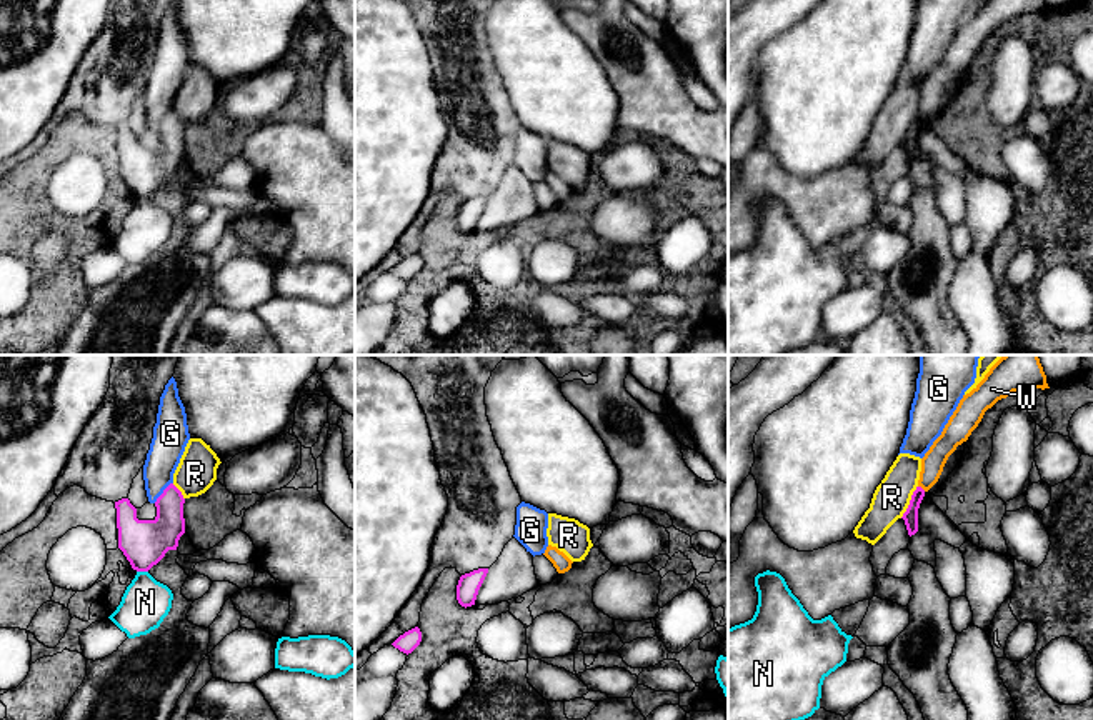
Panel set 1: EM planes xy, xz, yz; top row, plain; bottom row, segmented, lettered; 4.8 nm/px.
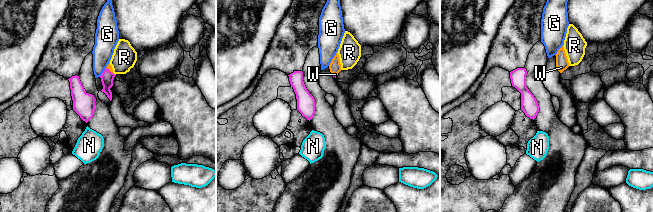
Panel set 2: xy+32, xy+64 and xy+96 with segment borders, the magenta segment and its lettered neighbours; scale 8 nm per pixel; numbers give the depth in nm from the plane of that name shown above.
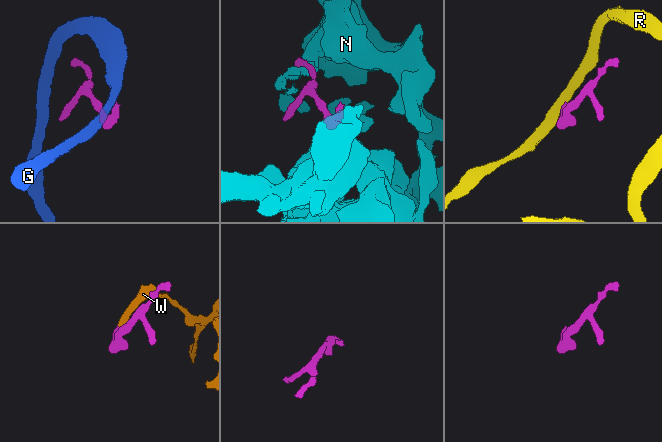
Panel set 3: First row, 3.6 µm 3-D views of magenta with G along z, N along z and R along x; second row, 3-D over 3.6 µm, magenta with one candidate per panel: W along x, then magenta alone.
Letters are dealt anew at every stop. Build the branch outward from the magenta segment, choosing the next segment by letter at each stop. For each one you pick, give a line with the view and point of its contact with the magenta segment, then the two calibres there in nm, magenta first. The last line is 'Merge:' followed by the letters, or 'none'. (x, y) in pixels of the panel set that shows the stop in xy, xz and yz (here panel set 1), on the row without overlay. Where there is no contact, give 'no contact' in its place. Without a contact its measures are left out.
W: yz (920, 114) | 70/110 nm
Merge: W

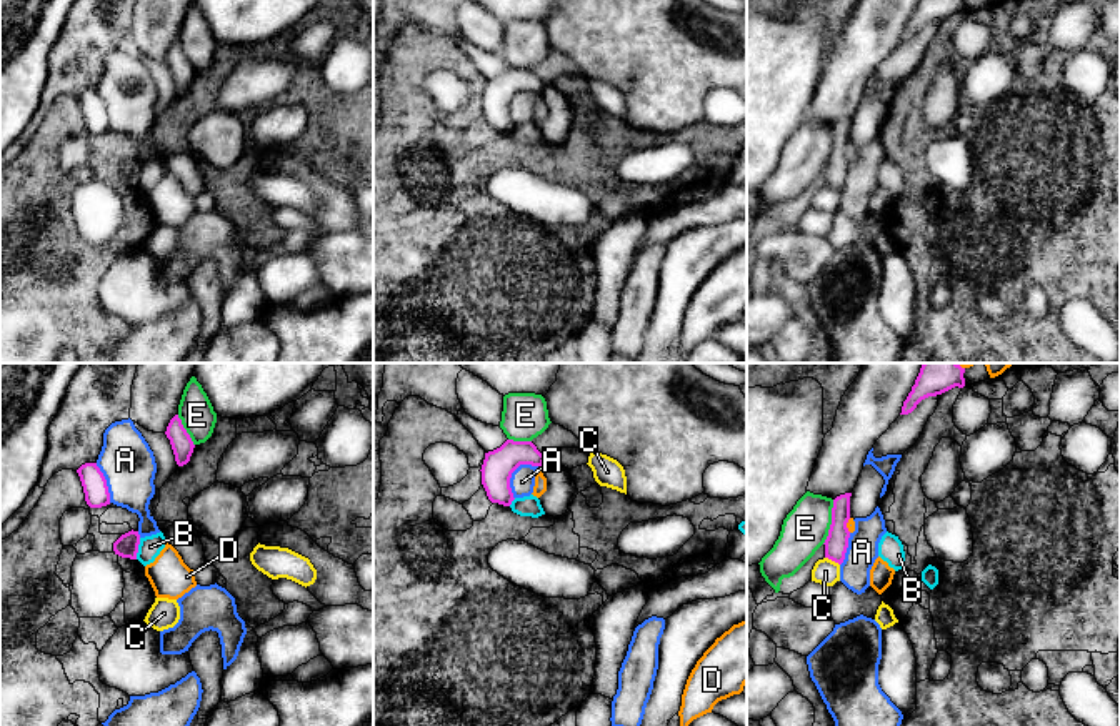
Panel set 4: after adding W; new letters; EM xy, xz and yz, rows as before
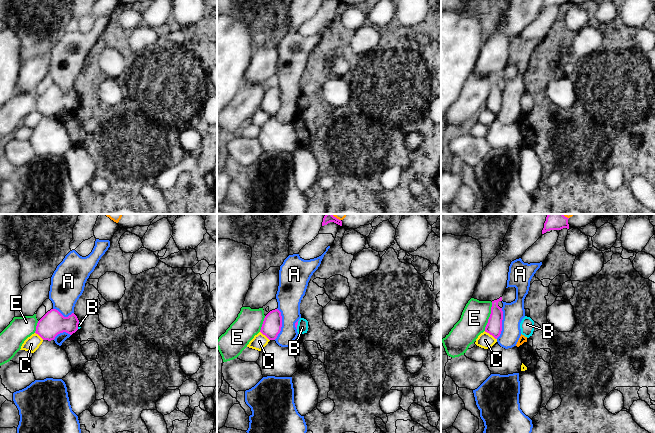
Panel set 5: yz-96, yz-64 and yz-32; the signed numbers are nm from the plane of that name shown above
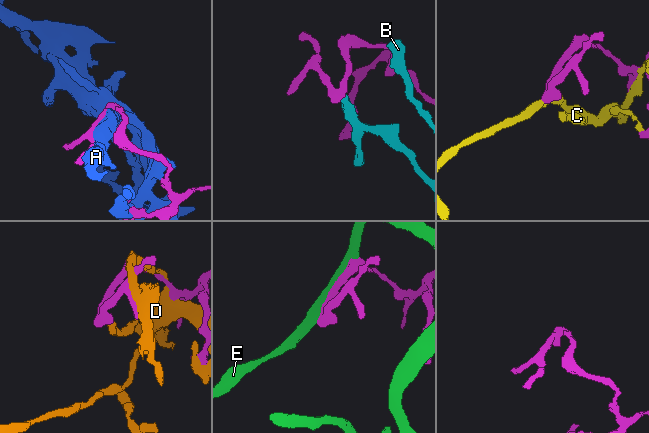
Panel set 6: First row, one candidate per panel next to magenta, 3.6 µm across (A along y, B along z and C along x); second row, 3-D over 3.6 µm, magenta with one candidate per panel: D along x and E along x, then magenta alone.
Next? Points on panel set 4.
Merge: none

